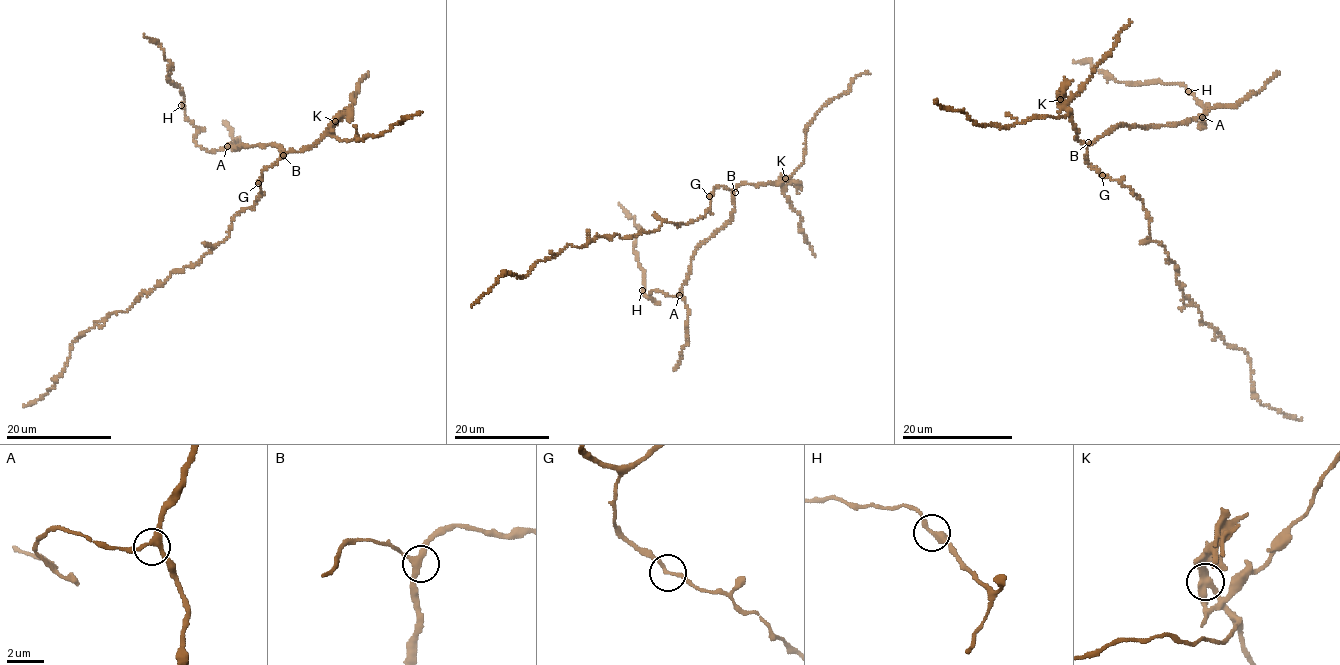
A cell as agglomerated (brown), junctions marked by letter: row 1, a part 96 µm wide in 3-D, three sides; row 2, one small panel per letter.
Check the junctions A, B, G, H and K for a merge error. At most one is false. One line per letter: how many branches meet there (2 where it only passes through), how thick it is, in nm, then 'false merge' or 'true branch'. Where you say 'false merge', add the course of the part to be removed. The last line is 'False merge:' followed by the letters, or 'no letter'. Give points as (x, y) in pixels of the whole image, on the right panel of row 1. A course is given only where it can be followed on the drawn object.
A: 3 branches meet; 280 nm thick; true branch
B: 3 branches meet; 280 nm thick; true branch
G: 2 branches meet; 180 nm thick; true branch
H: 2 branches meet; 320 nm thick; true branch
K: 3 branches meet; 400 nm thick; false merge; foreign part runs (1059, 100), (1060, 106), (1064, 107), (1076, 95), (1130, 20)
False merge: K

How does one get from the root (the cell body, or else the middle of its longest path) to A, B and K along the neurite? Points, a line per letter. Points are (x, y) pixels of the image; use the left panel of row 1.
A: (259, 183), (265, 169), (281, 158), (282, 149), (274, 145), (244, 145), (235, 150), (227, 146)
B: (259, 183), (265, 169), (283, 155)
K: (259, 183), (265, 169), (290, 151), (312, 148), (334, 121)

